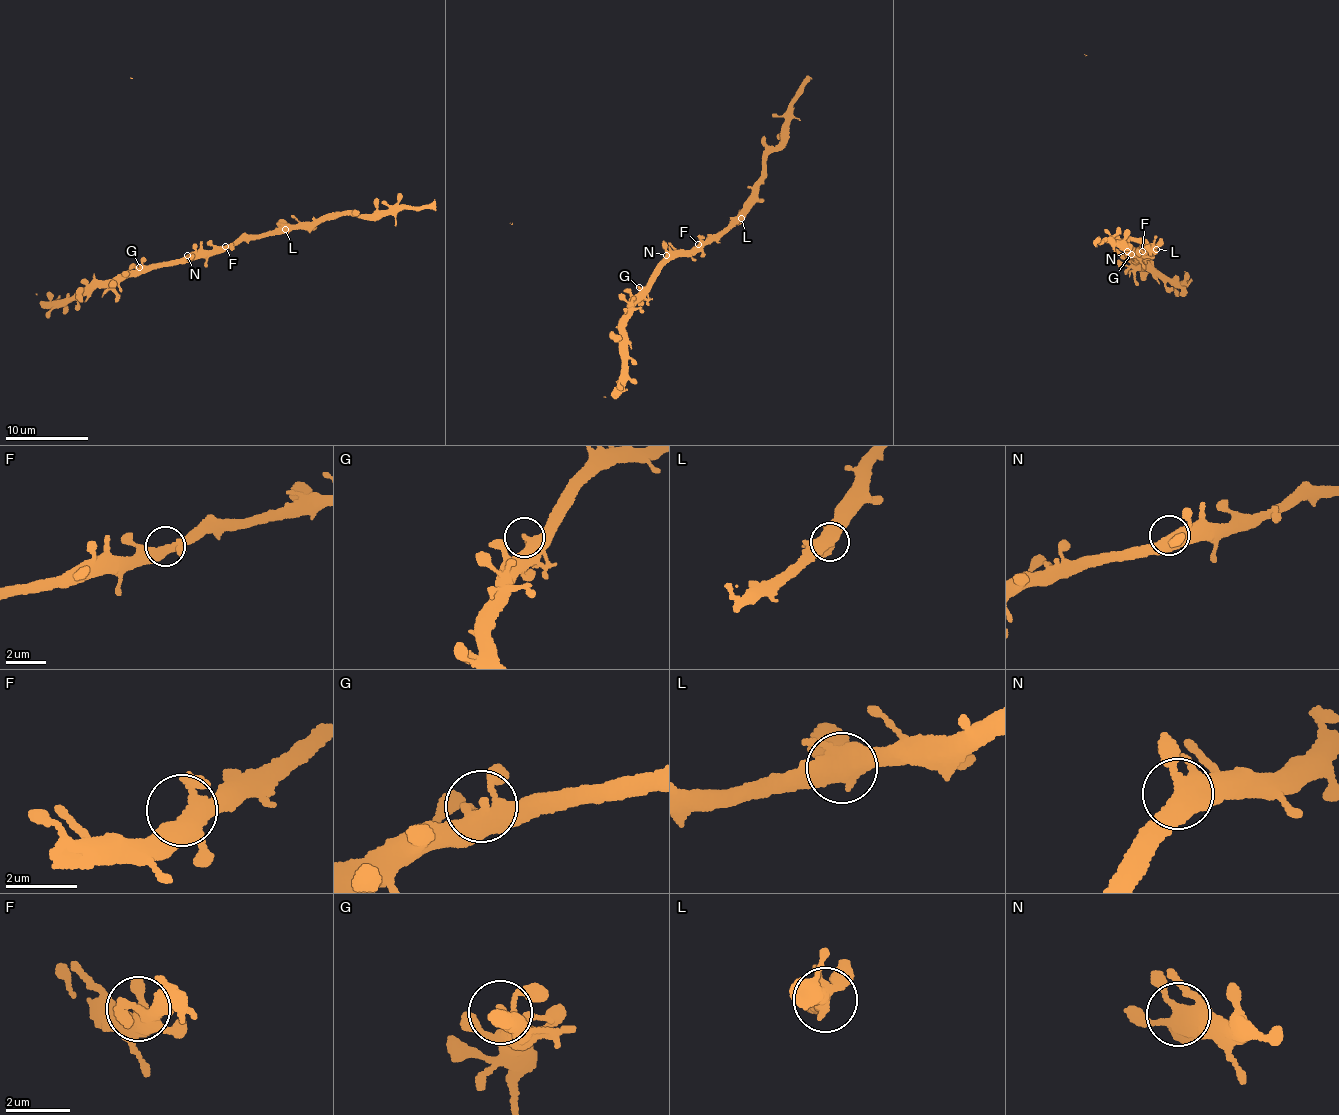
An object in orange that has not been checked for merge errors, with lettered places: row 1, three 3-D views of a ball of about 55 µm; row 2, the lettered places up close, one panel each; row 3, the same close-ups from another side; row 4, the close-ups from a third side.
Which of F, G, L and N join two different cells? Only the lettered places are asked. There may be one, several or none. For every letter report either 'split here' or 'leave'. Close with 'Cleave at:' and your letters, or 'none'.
F: leave
G: leave
L: leave
N: leave
Cleave at: none

